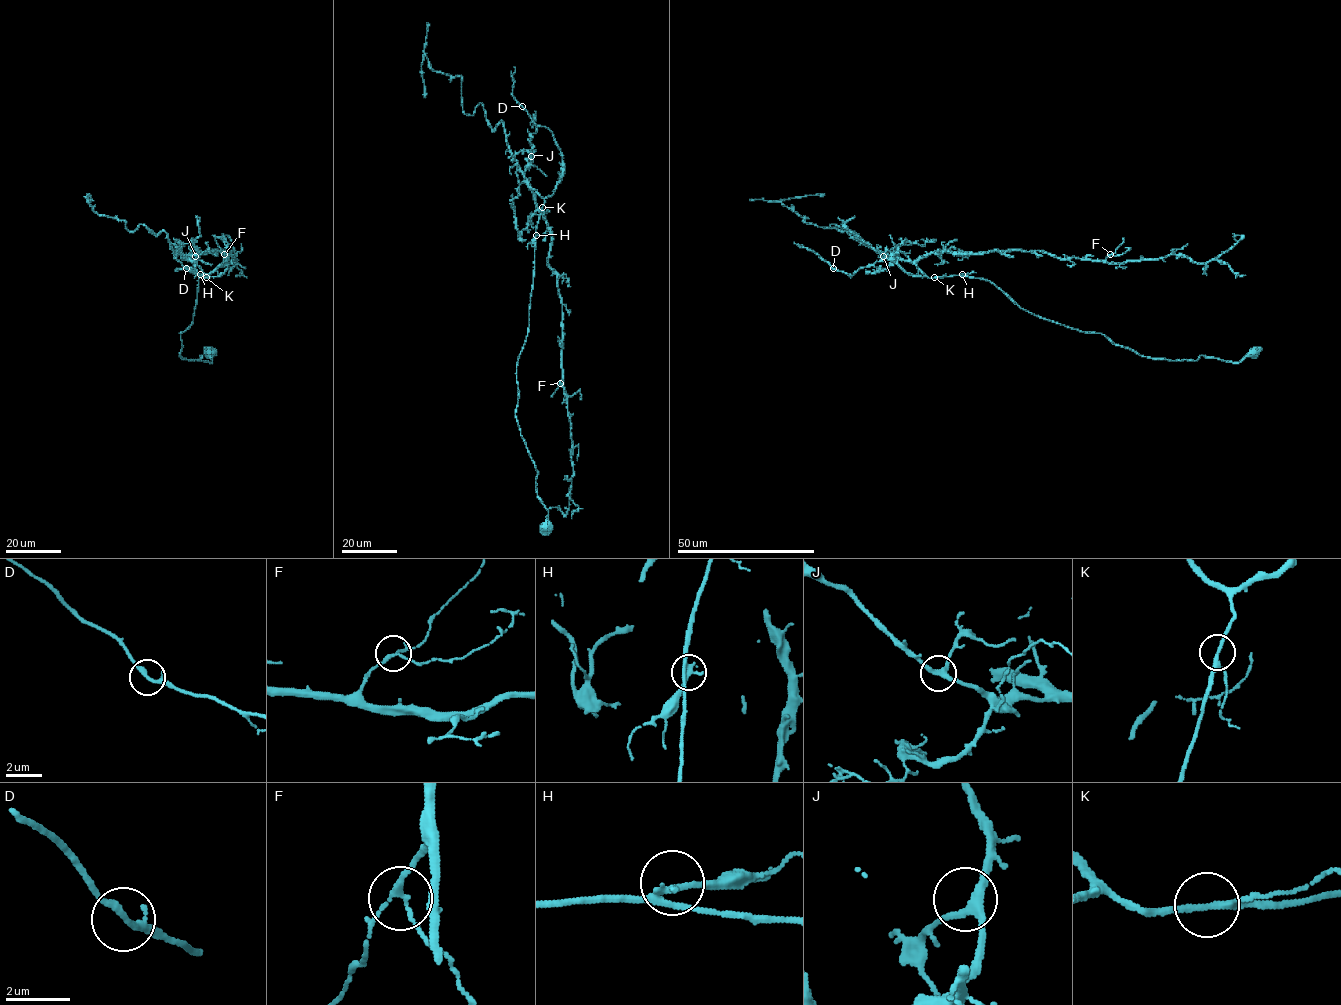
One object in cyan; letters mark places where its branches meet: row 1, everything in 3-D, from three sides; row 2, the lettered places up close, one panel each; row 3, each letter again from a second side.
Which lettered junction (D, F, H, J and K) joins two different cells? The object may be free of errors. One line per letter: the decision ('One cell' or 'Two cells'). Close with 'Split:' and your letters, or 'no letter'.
D: One cell
F: One cell
H: One cell
J: One cell
K: One cell
Split: no letter

